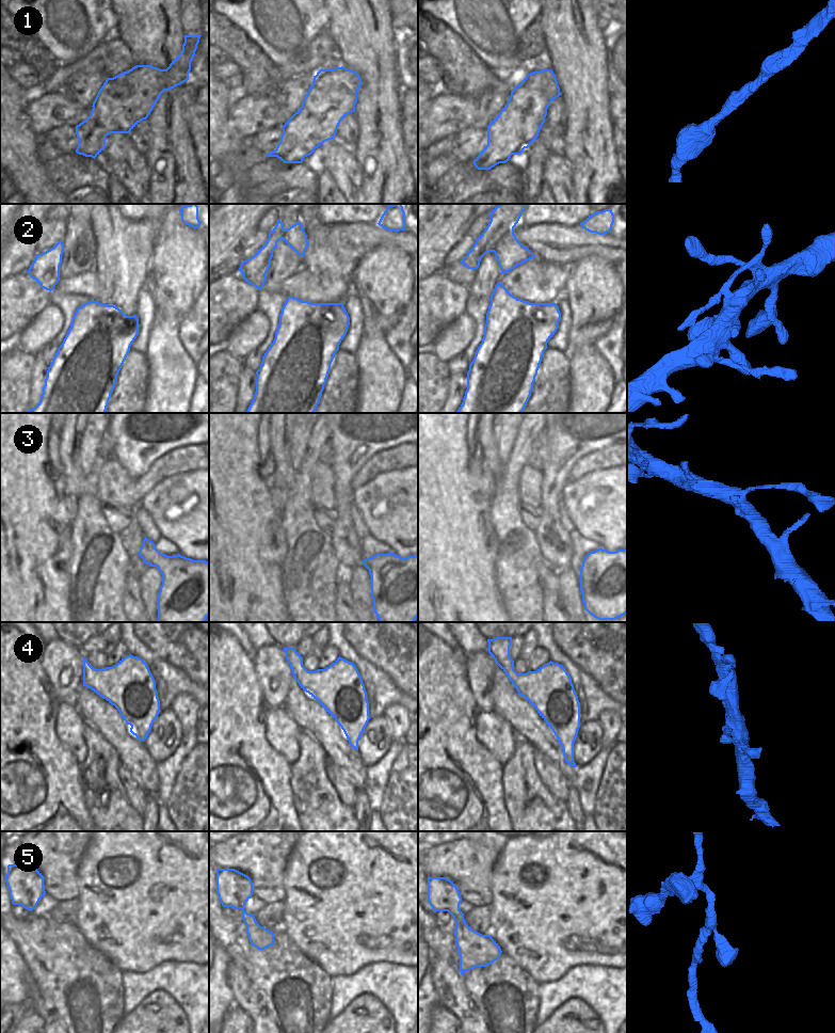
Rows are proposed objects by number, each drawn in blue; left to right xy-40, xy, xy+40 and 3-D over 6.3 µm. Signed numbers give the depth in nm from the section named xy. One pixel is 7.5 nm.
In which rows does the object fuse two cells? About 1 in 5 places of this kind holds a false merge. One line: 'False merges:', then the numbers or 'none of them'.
False merges: none of them

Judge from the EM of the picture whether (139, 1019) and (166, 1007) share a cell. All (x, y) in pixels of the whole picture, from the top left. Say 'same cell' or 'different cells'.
same cell

